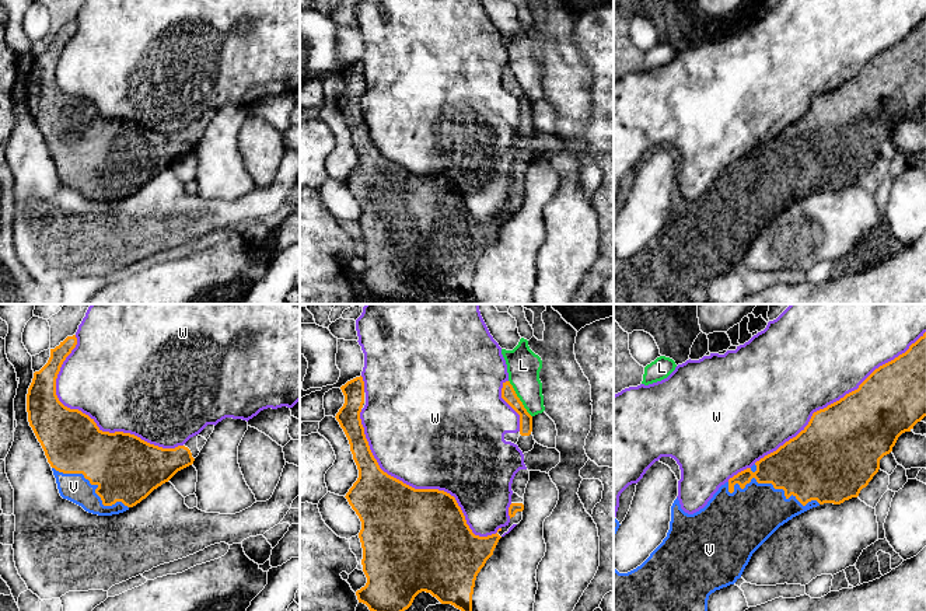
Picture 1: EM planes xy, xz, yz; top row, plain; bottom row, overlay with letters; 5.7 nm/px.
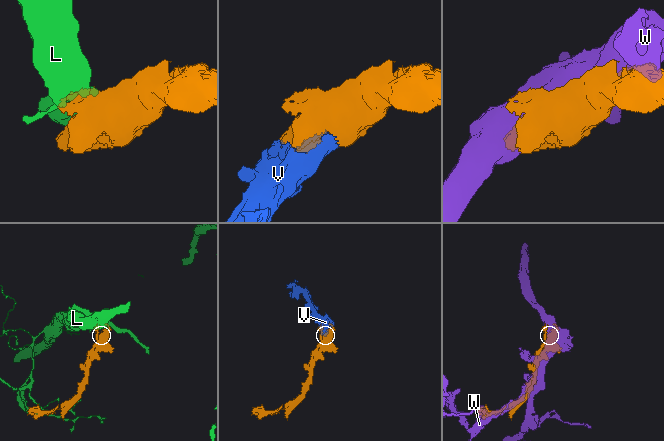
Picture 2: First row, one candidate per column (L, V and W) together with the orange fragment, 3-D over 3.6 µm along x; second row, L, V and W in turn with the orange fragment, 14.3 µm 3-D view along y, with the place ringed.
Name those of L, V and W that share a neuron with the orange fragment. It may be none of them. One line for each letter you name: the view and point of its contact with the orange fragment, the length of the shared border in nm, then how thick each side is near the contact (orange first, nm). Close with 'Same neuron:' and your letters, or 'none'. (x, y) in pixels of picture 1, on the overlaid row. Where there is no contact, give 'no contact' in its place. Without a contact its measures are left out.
V: yz (769, 482) | 550 nm | 380/340 nm
Same neuron: V

